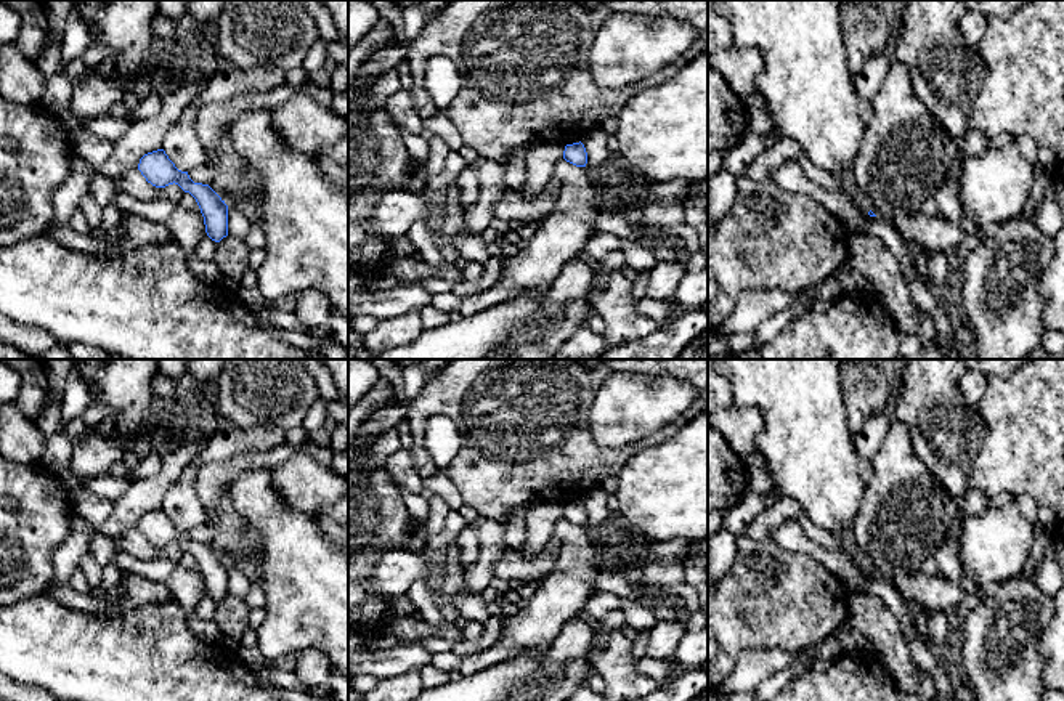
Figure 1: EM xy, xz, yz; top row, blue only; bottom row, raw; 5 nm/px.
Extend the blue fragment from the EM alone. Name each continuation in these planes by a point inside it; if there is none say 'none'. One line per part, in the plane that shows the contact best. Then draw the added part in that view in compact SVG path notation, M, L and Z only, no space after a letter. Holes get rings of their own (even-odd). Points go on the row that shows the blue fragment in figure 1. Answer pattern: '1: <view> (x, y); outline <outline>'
none

